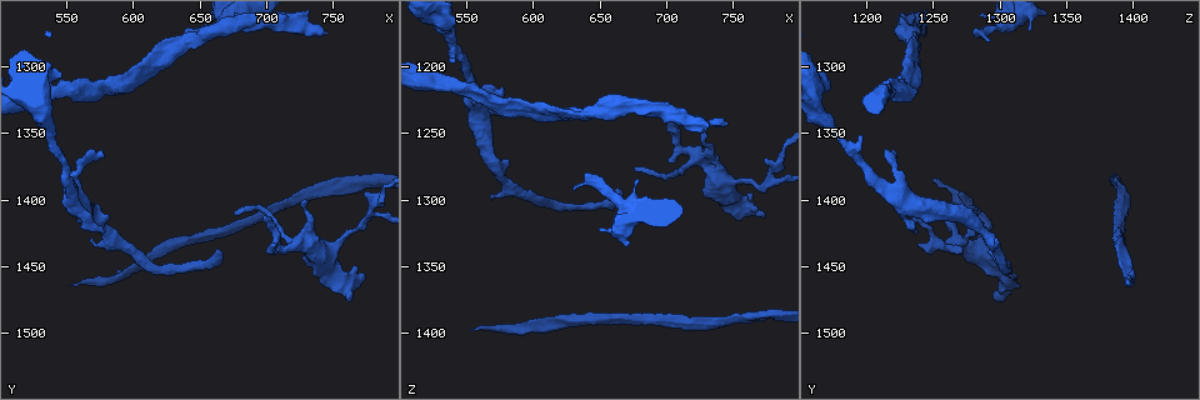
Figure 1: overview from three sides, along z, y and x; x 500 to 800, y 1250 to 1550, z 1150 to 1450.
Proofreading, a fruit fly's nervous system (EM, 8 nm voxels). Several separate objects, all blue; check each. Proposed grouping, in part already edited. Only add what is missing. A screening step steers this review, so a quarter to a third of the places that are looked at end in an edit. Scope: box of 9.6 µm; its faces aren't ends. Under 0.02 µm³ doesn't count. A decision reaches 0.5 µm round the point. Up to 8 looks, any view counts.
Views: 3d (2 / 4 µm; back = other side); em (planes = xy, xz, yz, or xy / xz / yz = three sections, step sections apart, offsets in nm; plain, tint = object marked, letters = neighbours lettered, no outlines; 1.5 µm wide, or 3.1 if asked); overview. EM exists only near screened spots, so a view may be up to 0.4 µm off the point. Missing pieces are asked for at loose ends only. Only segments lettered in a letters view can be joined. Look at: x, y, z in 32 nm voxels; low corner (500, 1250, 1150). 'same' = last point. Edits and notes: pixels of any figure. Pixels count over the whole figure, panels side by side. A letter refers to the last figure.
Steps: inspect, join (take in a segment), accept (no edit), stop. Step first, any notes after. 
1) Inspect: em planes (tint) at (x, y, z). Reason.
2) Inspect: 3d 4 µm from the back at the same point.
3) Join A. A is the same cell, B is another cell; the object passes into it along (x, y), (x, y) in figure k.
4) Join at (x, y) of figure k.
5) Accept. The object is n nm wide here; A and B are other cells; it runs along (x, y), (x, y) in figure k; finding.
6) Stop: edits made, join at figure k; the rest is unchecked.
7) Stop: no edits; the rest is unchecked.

Inspect: 3d 2 µm at (774, 1456, 1312). An open end.

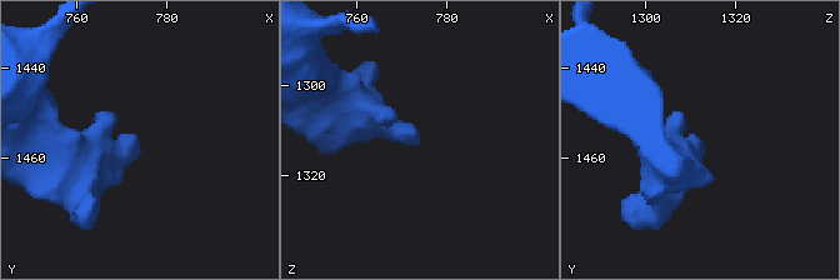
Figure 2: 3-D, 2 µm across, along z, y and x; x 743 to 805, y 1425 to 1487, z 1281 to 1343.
Inspect: em yz step 4 (letters) at (774, 1458, 1313).

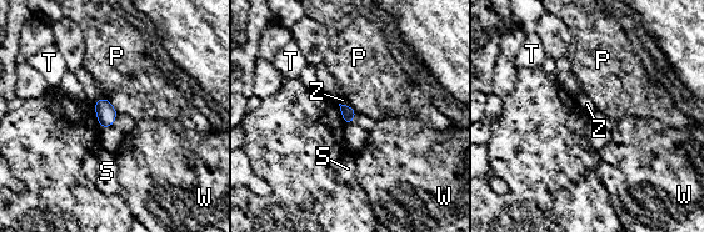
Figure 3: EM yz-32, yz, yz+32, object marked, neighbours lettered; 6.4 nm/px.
Inspect: em planes (letters) at the same point.

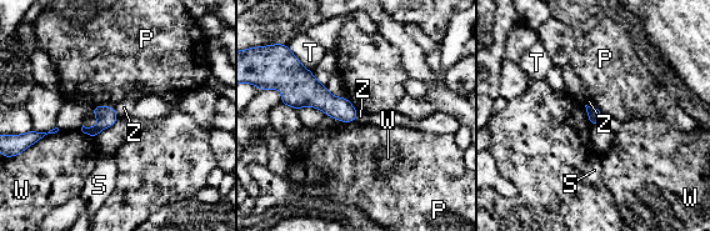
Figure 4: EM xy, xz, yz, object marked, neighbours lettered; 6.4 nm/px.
Accept. P, S, T, W and Z are other cells; a border runs along (585, 104), (598, 109) in figure 4; none of them fits.

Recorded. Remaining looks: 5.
Inspect: 3d 2 µm at (568, 1430, 1298). Branch stops here.

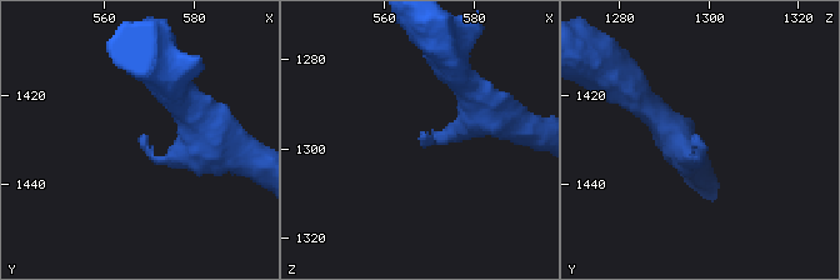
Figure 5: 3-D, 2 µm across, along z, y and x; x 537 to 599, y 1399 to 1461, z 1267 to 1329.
Inspect: em xy step 4 (plain) at (568, 1429, 1298). The arms are 240, 280 nm wide; now the EM.

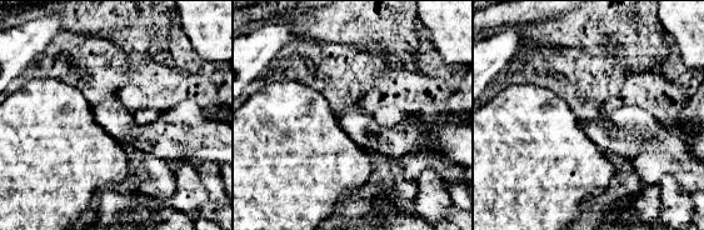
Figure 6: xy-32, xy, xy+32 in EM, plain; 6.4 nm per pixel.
Inspect: em xy step 4 (letters) at the same point.

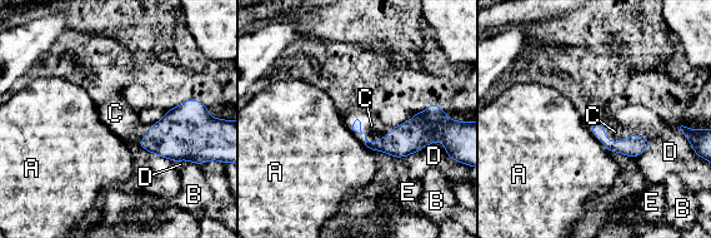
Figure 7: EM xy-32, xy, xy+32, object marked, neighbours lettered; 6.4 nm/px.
Join C. C is the same cell, A, B, D and E are other cells; the object passes into it along (407, 138), (371, 142), (371, 125) in figure 7; it goes on there.

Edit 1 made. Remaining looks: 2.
Stop: edits made, join at figure 7; the rest is unchecked.

